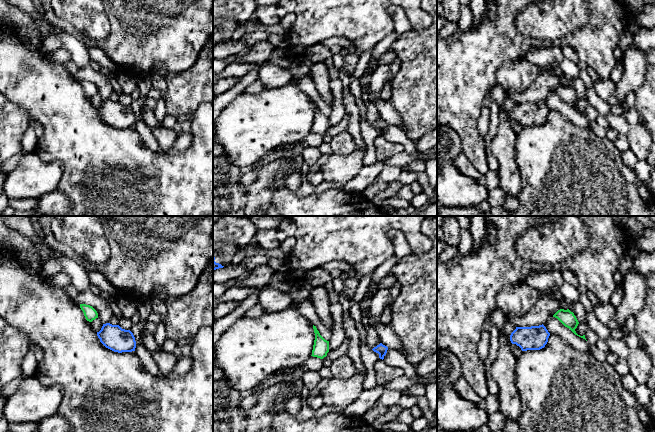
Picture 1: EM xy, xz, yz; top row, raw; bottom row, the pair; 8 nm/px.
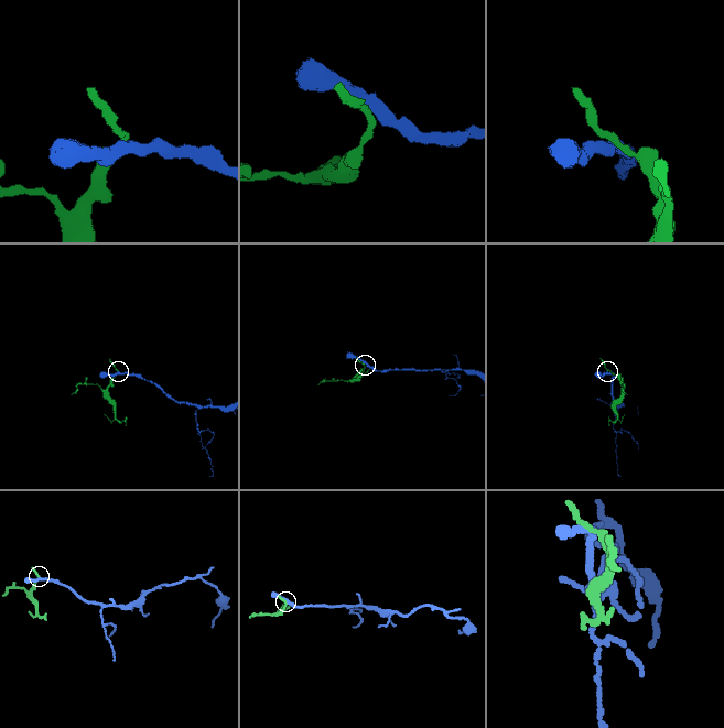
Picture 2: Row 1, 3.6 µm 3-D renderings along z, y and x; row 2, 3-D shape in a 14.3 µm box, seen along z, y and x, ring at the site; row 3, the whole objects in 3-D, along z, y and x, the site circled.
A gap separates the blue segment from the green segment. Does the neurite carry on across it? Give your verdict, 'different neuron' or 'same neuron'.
different neuron

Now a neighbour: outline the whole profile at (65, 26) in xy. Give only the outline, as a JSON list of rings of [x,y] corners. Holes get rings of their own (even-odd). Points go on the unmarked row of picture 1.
[[[41,0],[41,3],[43,5],[46,18],[54,27],[60,29],[64,33],[76,36],[81,40],[85,40],[83,35],[75,29],[72,23],[56,16],[51,7],[51,0]]]

